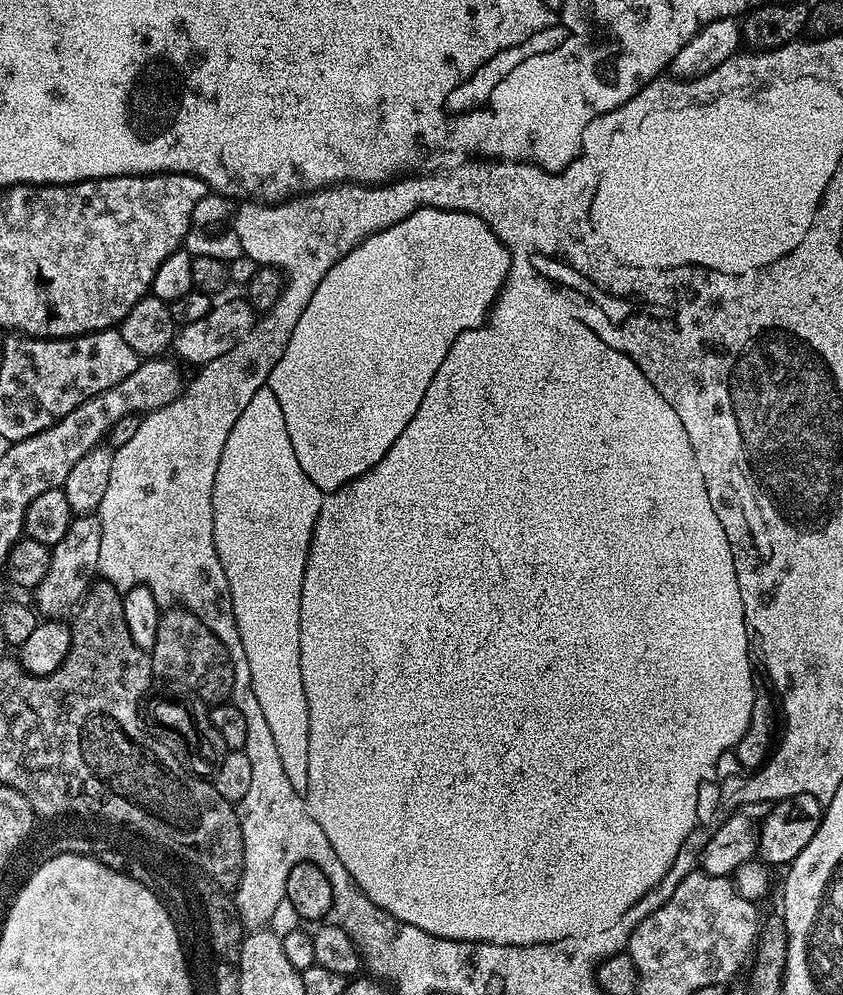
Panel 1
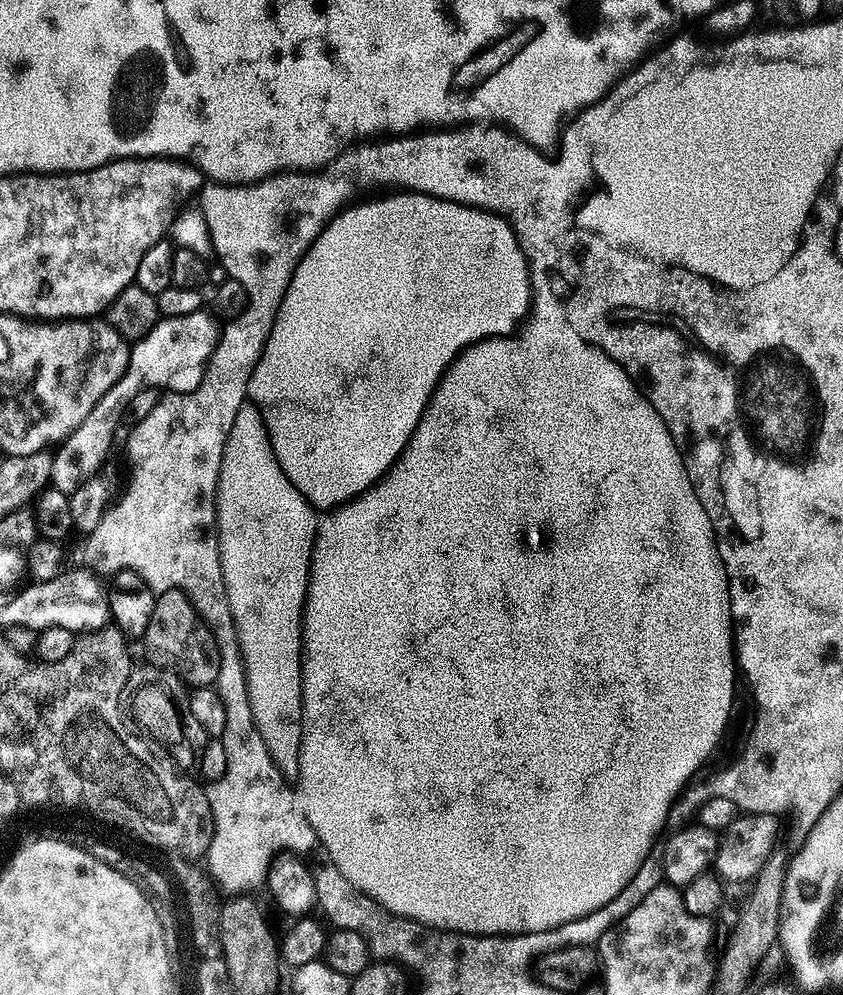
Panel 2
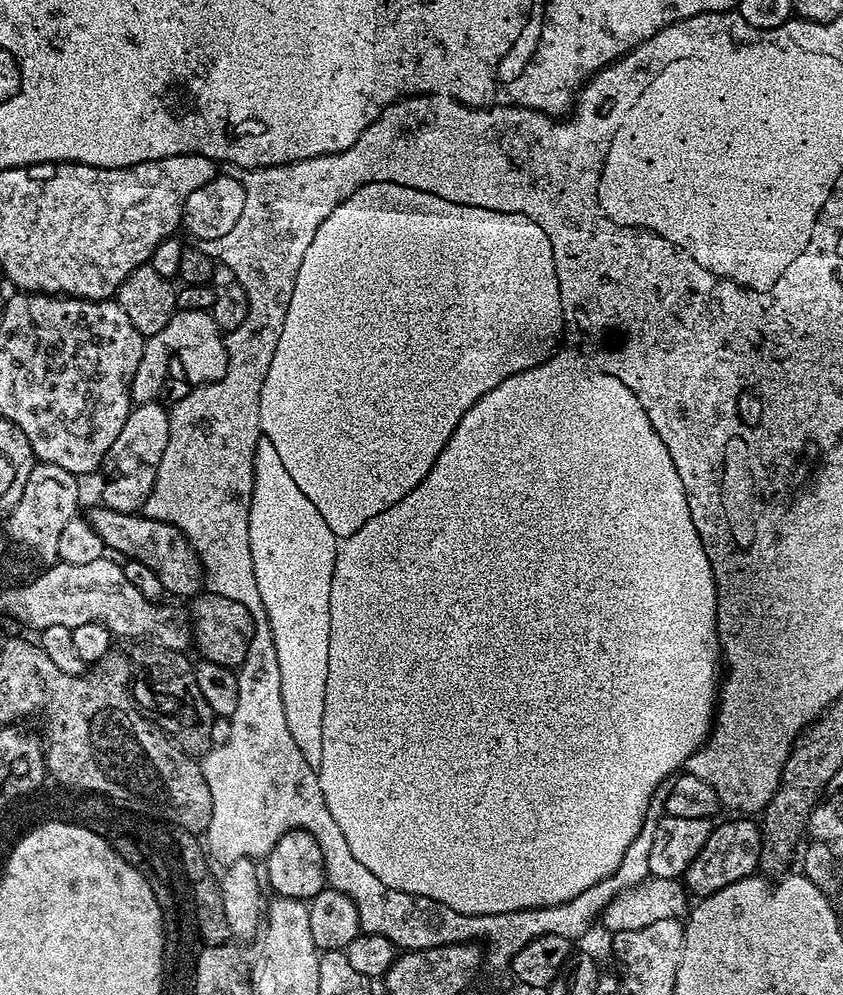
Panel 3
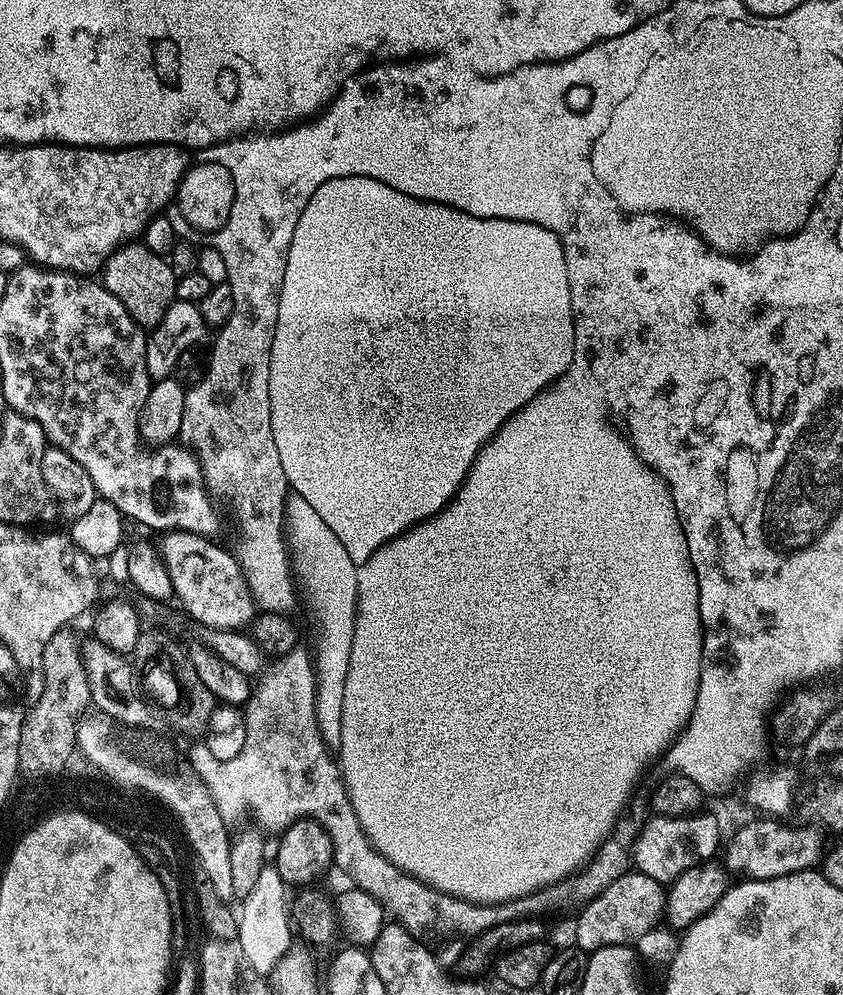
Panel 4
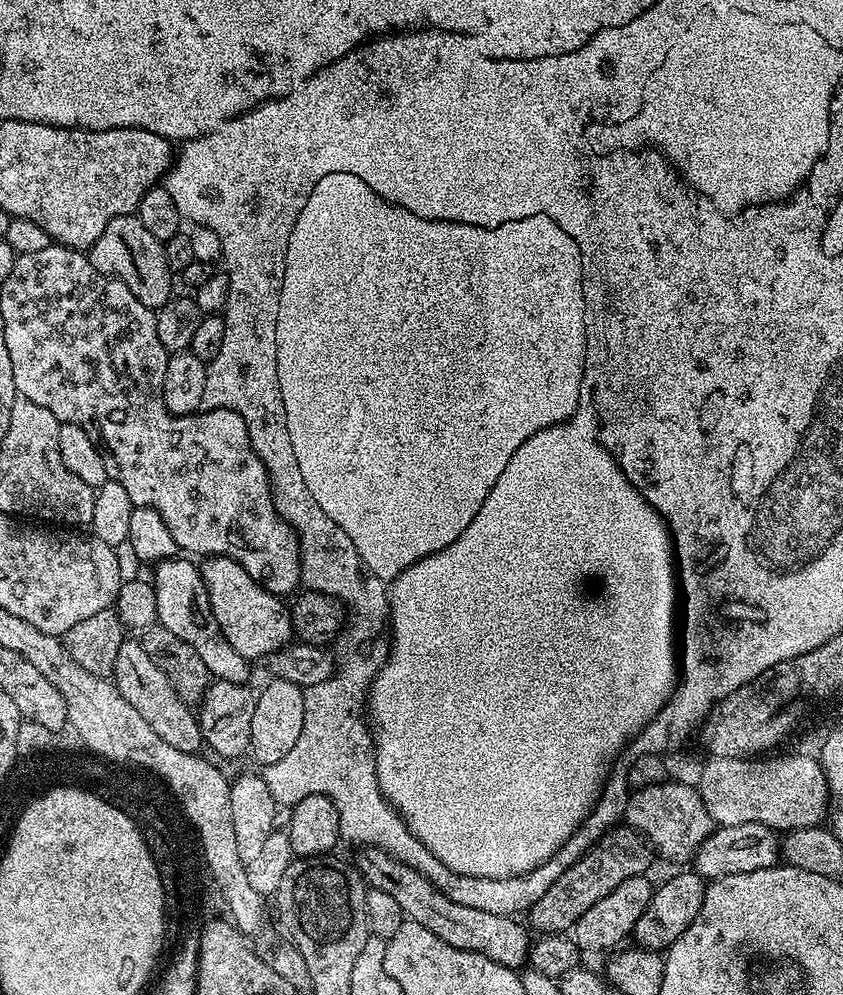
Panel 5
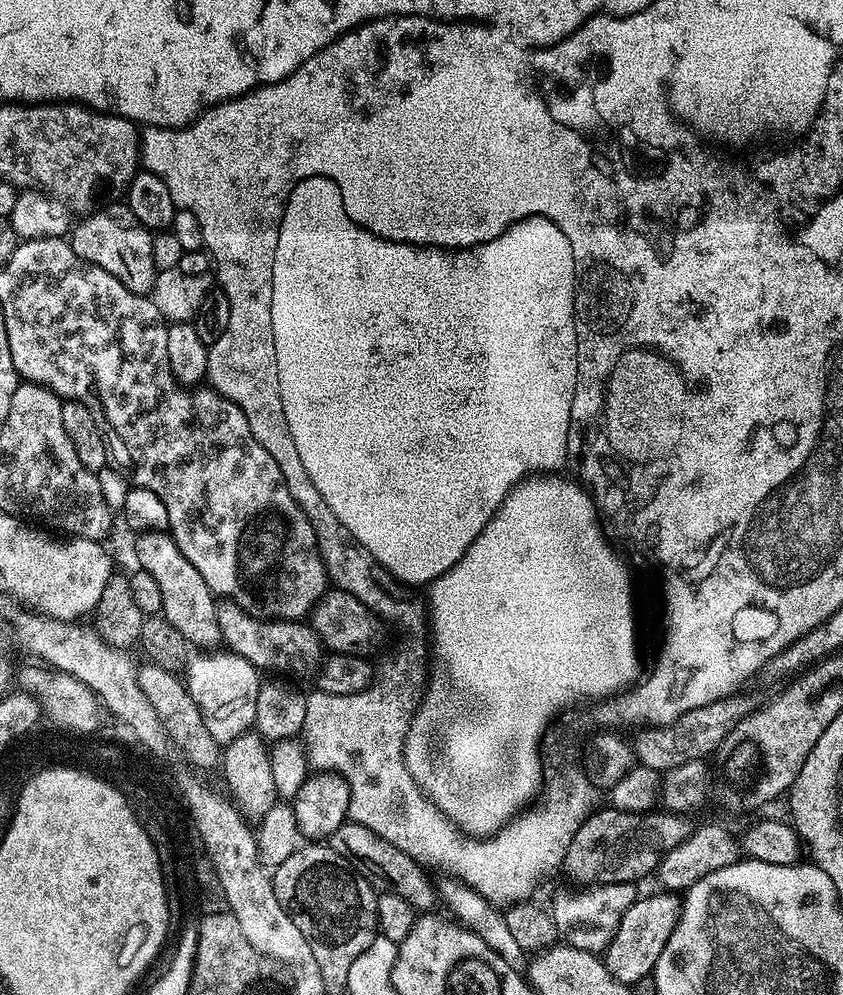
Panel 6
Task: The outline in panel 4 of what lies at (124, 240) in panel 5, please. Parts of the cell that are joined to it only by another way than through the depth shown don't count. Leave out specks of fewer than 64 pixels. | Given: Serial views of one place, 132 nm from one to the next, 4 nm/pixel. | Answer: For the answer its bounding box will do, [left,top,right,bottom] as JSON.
[102,242,176,330]

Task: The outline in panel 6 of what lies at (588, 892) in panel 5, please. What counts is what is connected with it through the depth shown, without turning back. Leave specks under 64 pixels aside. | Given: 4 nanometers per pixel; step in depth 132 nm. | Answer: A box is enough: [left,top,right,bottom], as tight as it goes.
[563,806,694,886]

